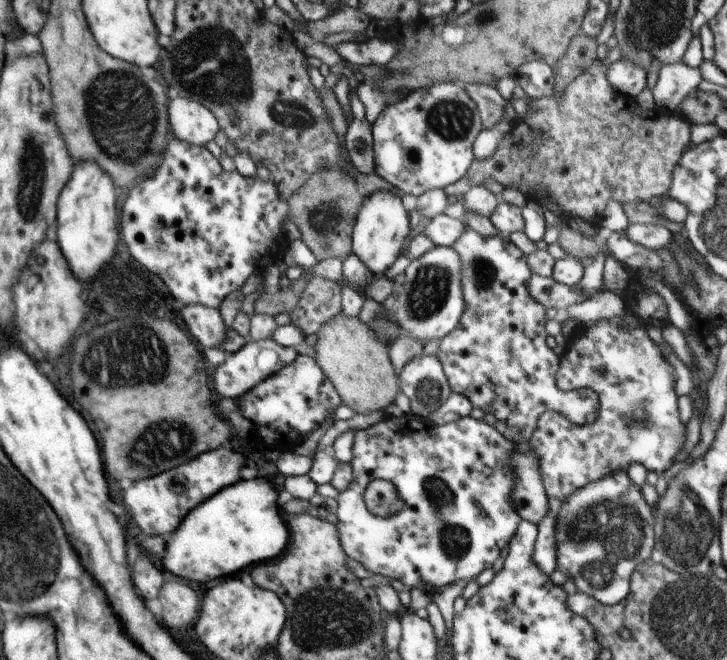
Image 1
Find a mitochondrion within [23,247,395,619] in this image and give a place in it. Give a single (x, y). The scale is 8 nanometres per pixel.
(113, 360)

